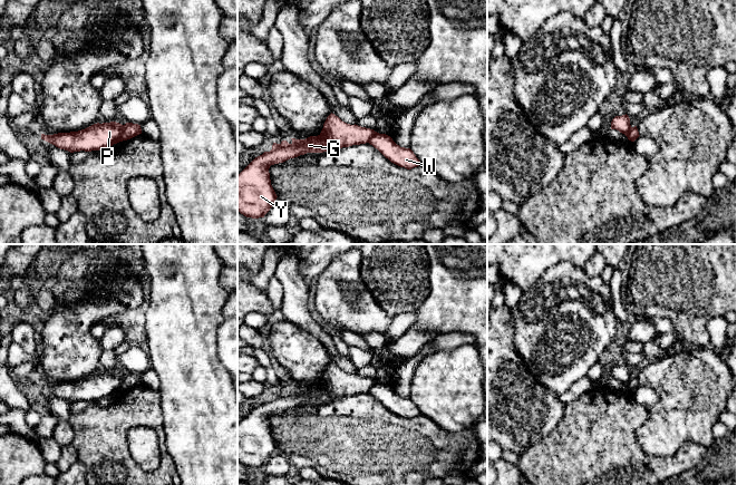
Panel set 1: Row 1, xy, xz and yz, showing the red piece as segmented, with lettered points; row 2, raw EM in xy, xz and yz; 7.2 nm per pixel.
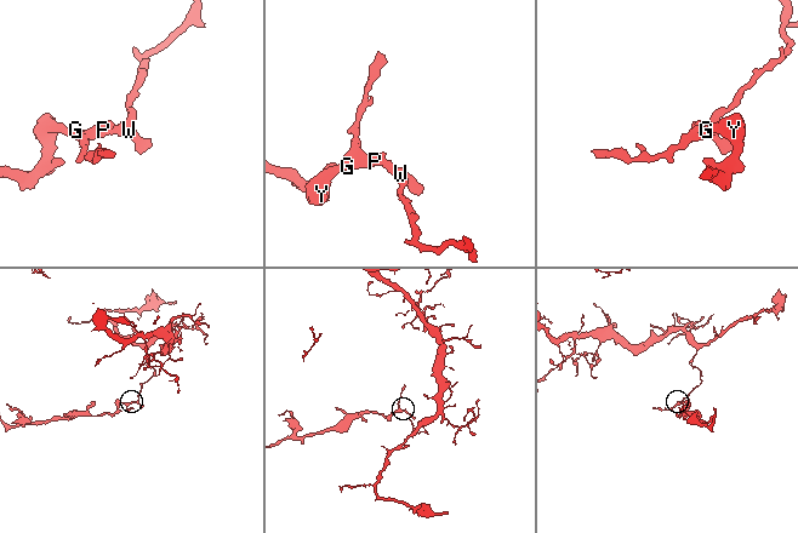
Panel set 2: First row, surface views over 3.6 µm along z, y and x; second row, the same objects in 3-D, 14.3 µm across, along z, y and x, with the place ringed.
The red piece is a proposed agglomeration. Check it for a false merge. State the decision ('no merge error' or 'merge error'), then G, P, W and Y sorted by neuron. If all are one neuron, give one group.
merge error; G P Y / W

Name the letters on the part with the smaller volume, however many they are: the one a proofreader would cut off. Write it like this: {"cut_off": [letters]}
{"cut_off": ["G", "P", "Y"]}

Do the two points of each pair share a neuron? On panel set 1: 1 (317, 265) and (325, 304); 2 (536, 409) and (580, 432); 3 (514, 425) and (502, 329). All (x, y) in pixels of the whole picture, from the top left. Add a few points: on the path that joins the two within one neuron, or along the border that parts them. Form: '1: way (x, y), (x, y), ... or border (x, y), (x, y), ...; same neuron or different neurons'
1: border (338, 256), (316, 278); different neurons
2: border (565, 405), (562, 418), (541, 439); different neurons
3: way (504, 401), (502, 399), (502, 352); same neuron

